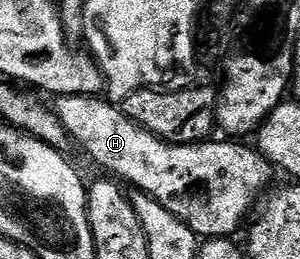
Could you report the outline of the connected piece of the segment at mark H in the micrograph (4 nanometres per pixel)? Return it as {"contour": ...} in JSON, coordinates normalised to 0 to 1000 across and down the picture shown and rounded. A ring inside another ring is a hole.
{"contour":[[[220,363],[183,394],[183,448],[243,552],[253,544],[340,653],[363,656],[363,676],[430,722],[453,718],[440,726],[540,788],[670,923],[783,907],[840,776],[847,795],[897,730],[913,645],[863,575],[797,564],[787,541],[563,548],[473,494],[423,456],[397,405],[333,371]]]}

